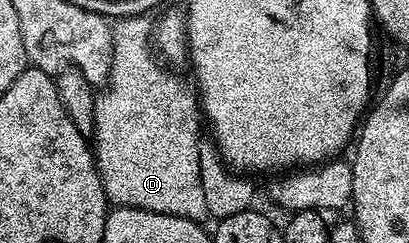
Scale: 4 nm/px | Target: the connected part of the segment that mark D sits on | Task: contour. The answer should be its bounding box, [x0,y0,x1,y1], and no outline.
[91,17,209,222]

